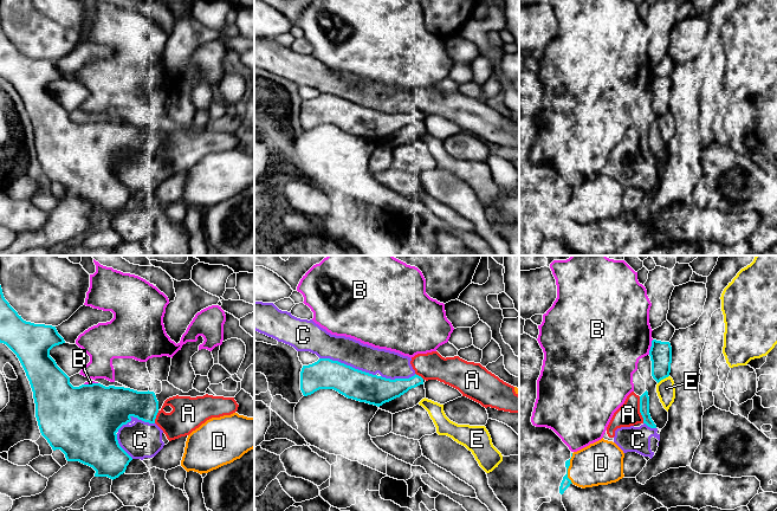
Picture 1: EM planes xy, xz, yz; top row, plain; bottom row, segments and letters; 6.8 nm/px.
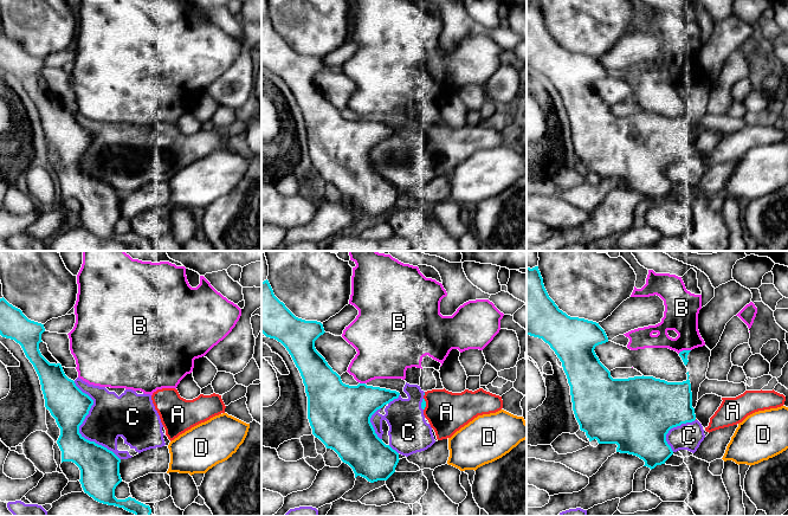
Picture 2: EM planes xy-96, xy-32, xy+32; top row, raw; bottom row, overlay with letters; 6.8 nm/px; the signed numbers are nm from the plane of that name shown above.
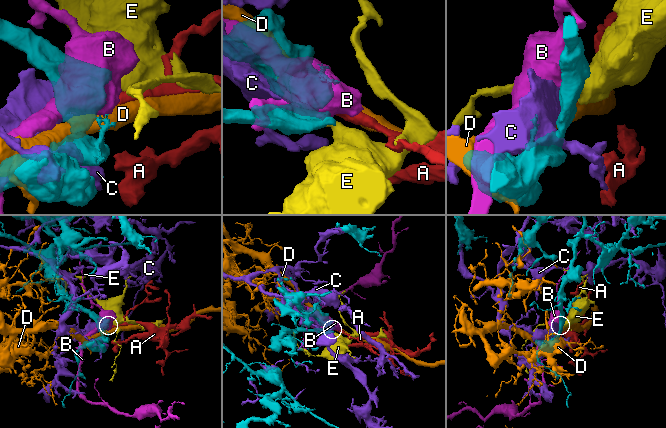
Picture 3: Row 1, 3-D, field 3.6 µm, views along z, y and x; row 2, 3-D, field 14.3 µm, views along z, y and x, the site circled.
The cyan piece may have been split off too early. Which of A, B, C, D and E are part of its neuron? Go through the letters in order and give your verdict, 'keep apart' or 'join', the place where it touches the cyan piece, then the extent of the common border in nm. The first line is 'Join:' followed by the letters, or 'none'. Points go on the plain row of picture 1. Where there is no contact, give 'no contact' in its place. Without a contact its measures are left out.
Join: none
A: keep apart; meets cyan in yz at (640, 144); contact 190 nm long
B: keep apart; meets cyan in yz at (651, 82); contact 110 nm long
C: keep apart; meets cyan in xz at (348, 101); contact 400 nm long
D: keep apart; meets cyan in yz at (568, 202); contact 200 nm long
E: keep apart; meets cyan in yz at (662, 114); contact 100 nm long

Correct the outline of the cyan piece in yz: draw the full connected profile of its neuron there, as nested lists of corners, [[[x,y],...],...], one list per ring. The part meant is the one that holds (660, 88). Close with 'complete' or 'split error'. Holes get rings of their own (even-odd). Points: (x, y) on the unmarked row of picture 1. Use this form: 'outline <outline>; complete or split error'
outline [[[653,75],[649,85],[652,111],[659,118],[669,111],[672,98],[672,82],[669,77]]]; complete

